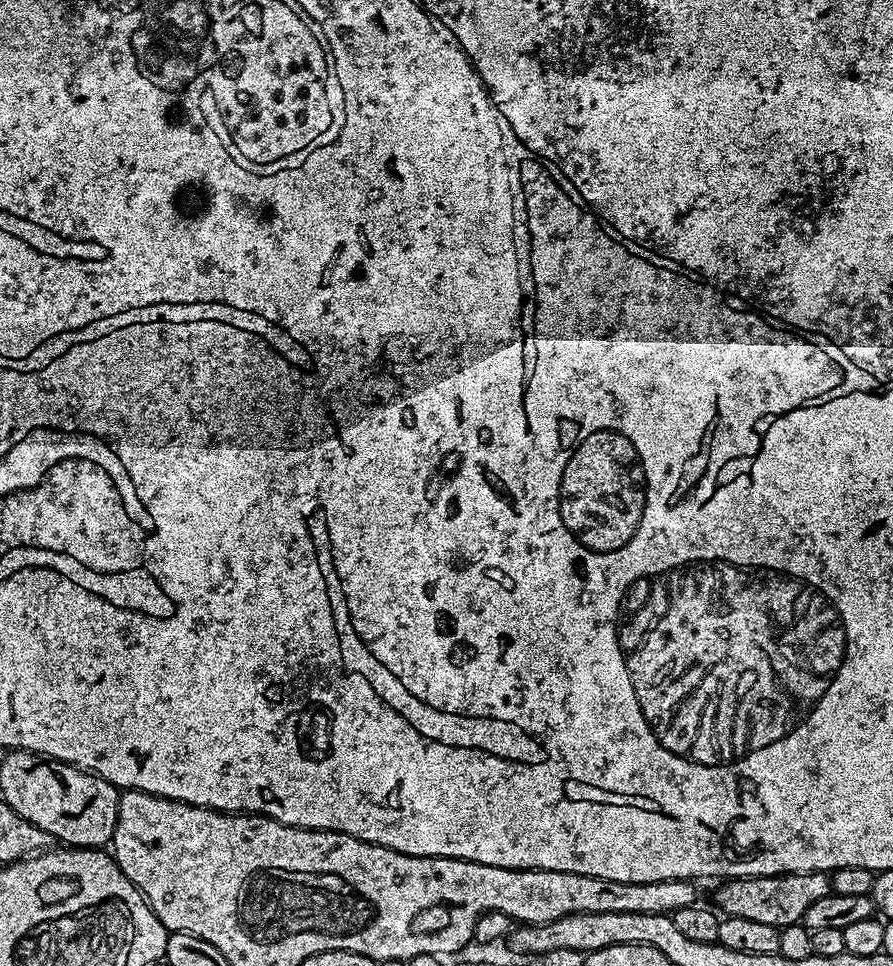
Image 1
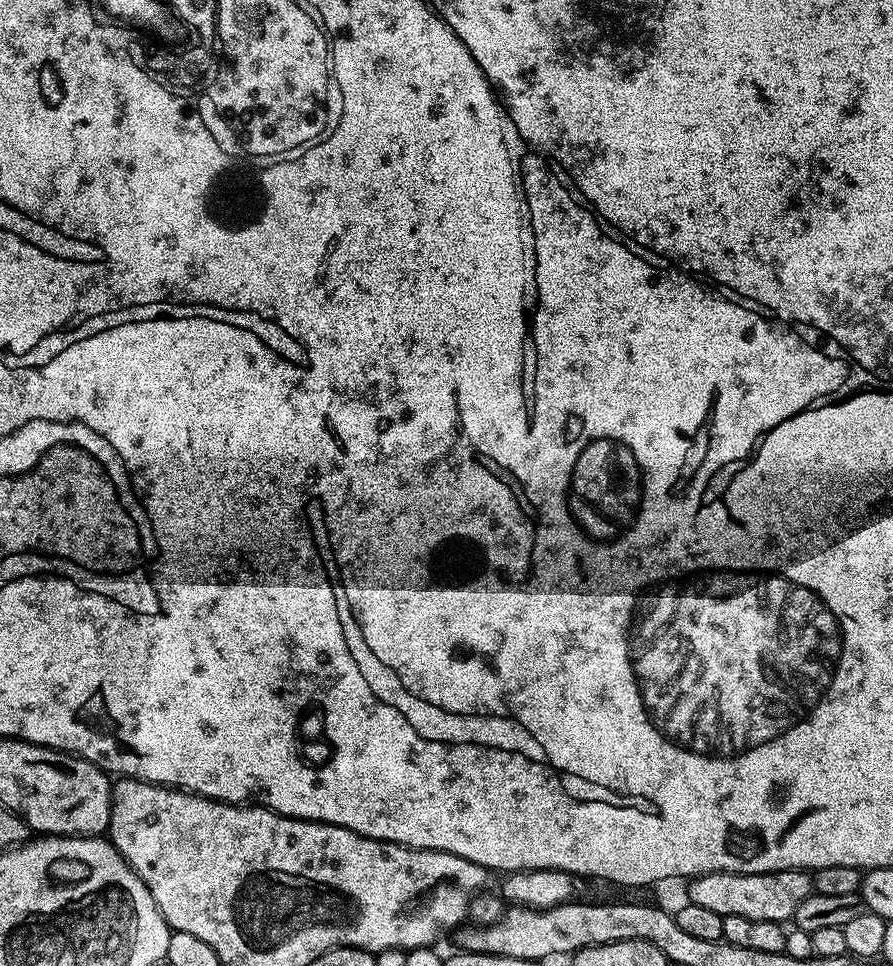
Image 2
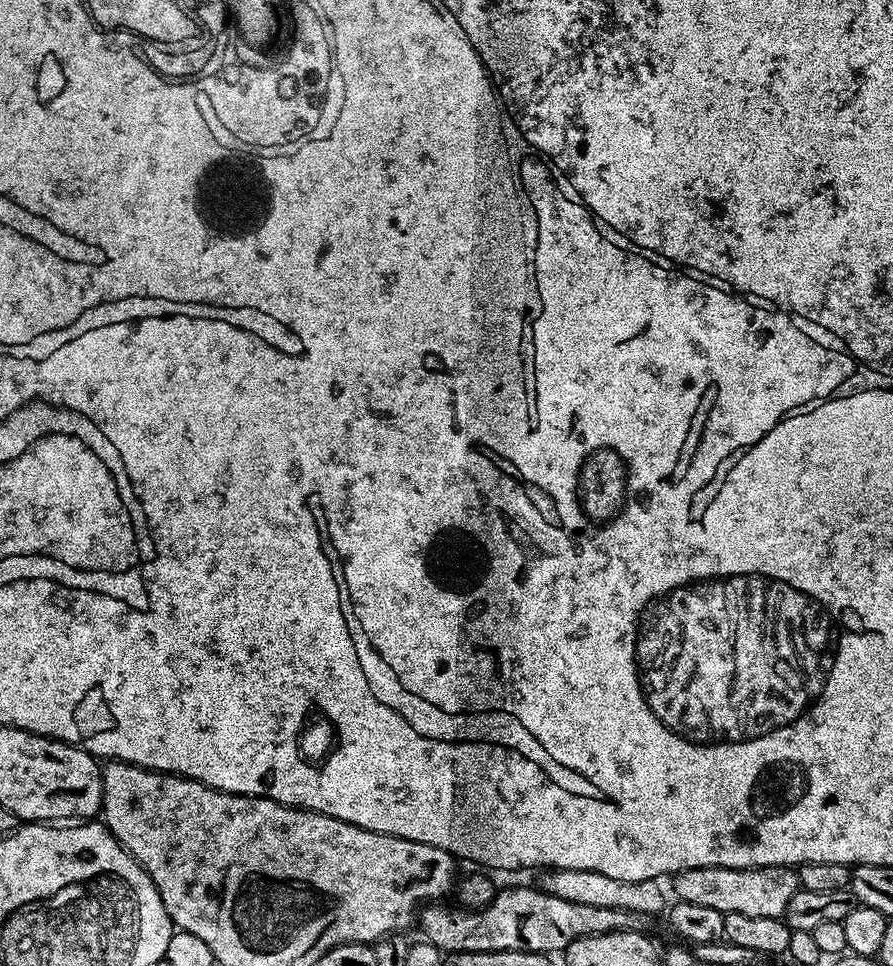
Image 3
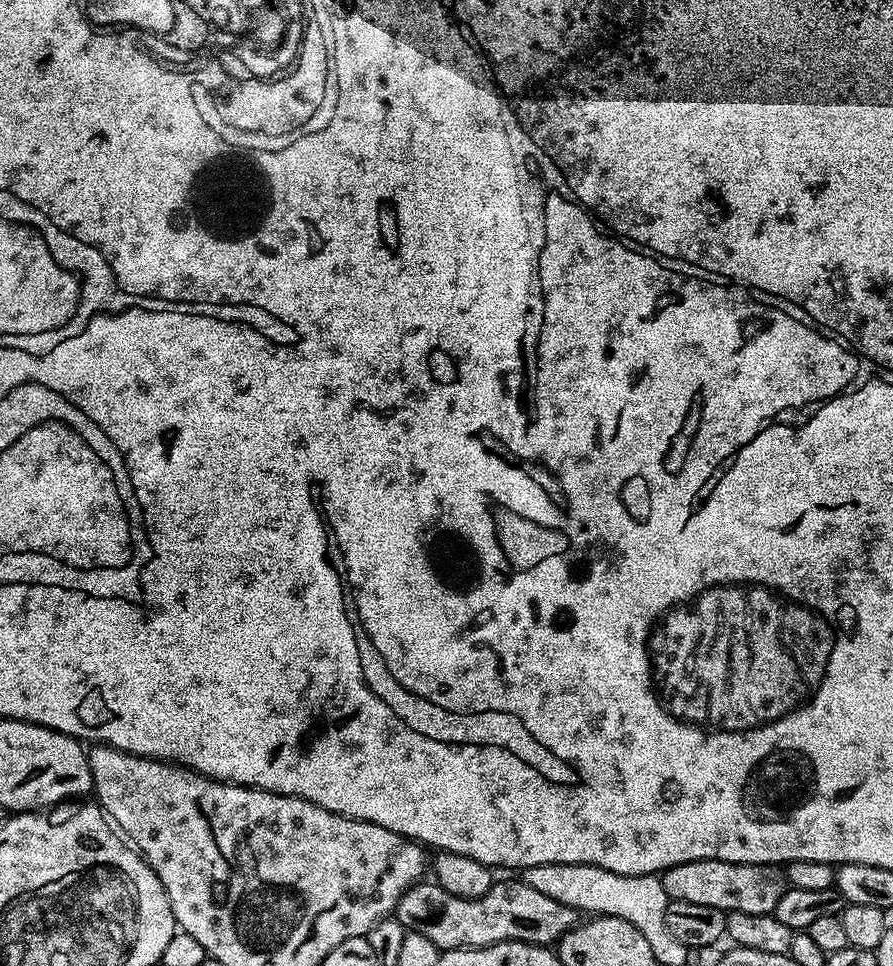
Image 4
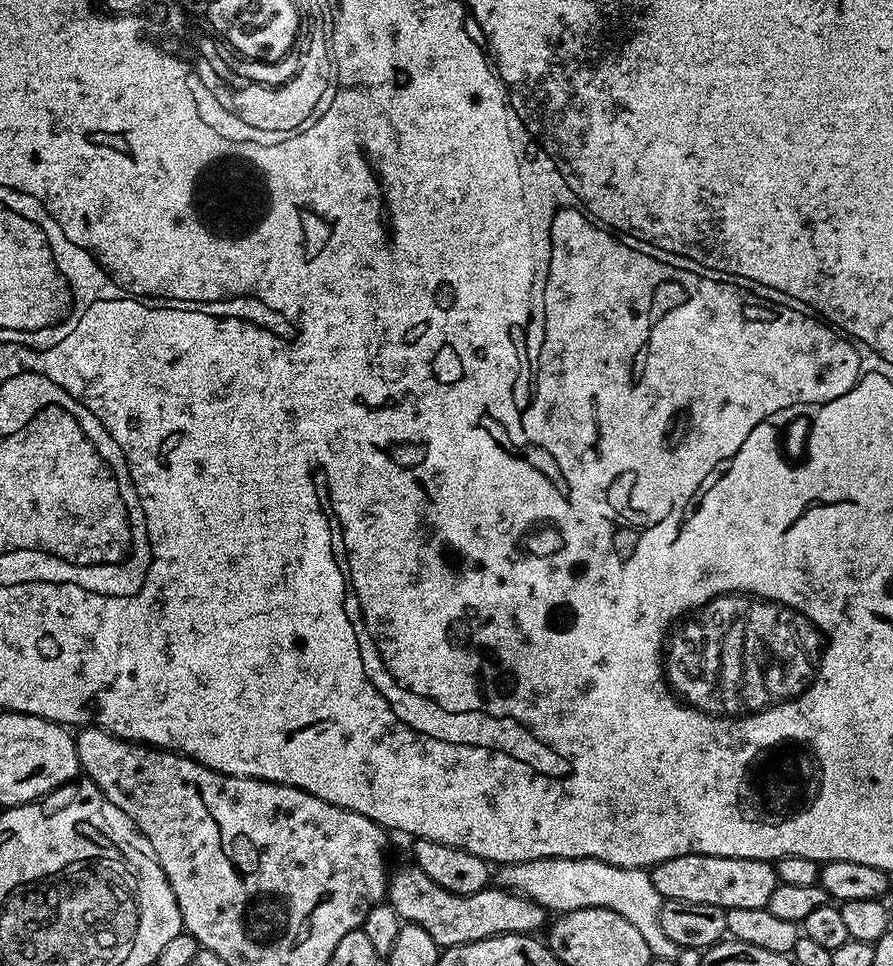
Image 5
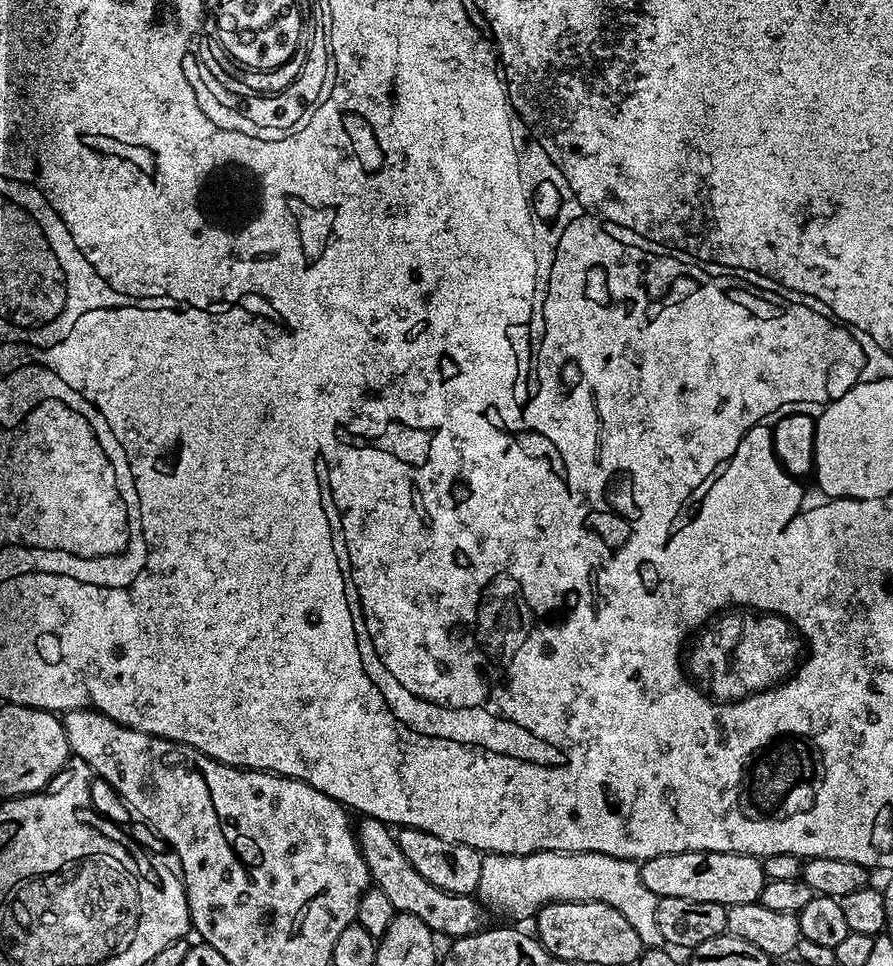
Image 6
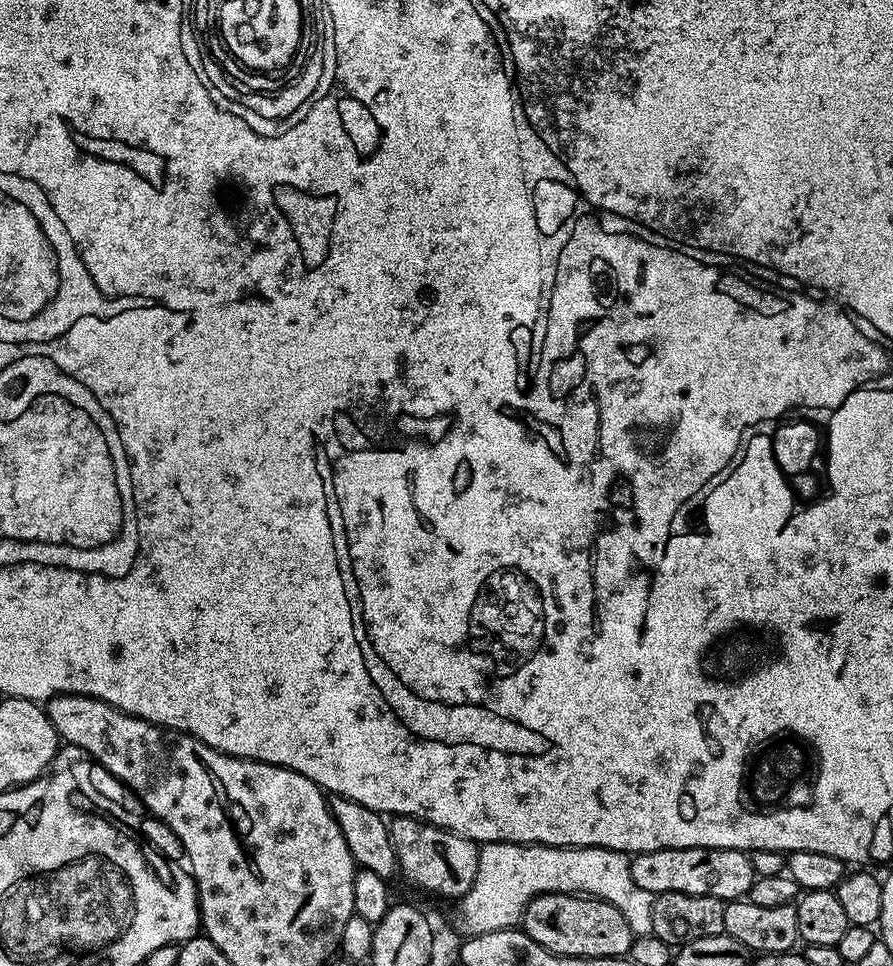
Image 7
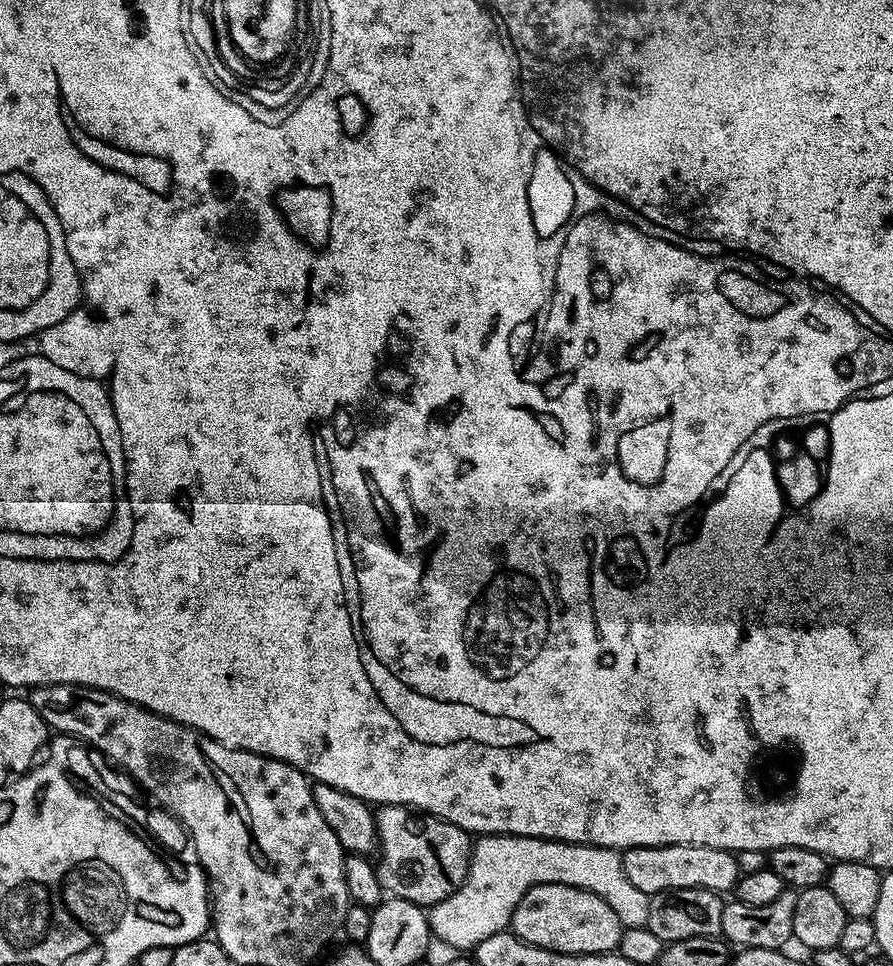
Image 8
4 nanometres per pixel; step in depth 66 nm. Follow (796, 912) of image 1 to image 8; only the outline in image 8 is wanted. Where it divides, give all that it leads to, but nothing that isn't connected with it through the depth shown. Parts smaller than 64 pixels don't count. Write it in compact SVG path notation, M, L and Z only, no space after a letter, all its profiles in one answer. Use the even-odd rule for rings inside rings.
M697 844L625 848L622 852L622 870L626 870L631 884L638 886L638 890L647 896L679 888L705 888L711 892L727 894L735 889L742 875L735 852Z

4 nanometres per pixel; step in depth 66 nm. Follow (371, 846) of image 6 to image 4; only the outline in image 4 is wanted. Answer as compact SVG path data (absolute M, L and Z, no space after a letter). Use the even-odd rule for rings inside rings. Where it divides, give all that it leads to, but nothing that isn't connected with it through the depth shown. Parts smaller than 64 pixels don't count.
M516 878L505 884L493 883L490 891L473 900L458 898L442 890L435 882L415 884L397 906L394 919L402 922L408 932L430 938L430 942L441 950L454 950L481 948L507 940L552 946L576 927L578 914L570 906L562 906L562 902L546 898L546 894L534 890L534 886L522 878Z

